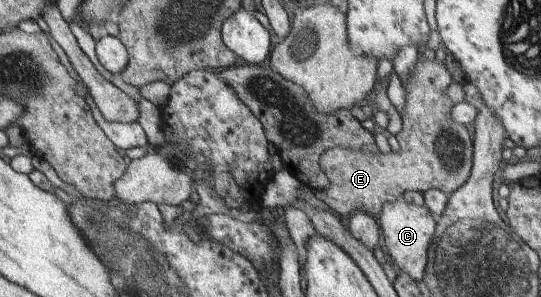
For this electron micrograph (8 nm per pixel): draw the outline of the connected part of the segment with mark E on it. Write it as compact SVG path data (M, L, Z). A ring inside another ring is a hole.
M420 56L418 58L418 63L416 63L414 69L412 69L408 83L403 84L402 87L405 91L406 103L402 110L402 119L403 119L403 130L400 131L398 135L398 140L400 144L400 151L388 151L388 153L376 153L373 155L371 152L364 152L361 150L354 150L353 148L342 148L342 147L334 147L324 151L324 154L320 157L320 167L322 167L322 171L324 171L326 177L328 177L330 184L327 189L313 189L313 193L317 199L324 202L329 210L335 214L343 214L343 213L354 213L356 211L366 211L369 215L374 217L379 216L380 211L382 211L382 207L386 201L396 201L401 196L403 196L408 190L417 190L422 193L432 190L433 188L437 188L439 191L444 191L446 195L451 196L457 188L460 188L468 179L469 174L471 173L471 168L473 165L473 140L472 135L468 132L468 129L461 125L460 123L456 123L454 119L452 119L452 115L450 115L450 111L452 111L454 104L446 95L446 89L449 87L450 83L453 82L452 75L447 71L445 65L442 61L438 61L434 59L429 61L428 59Z

